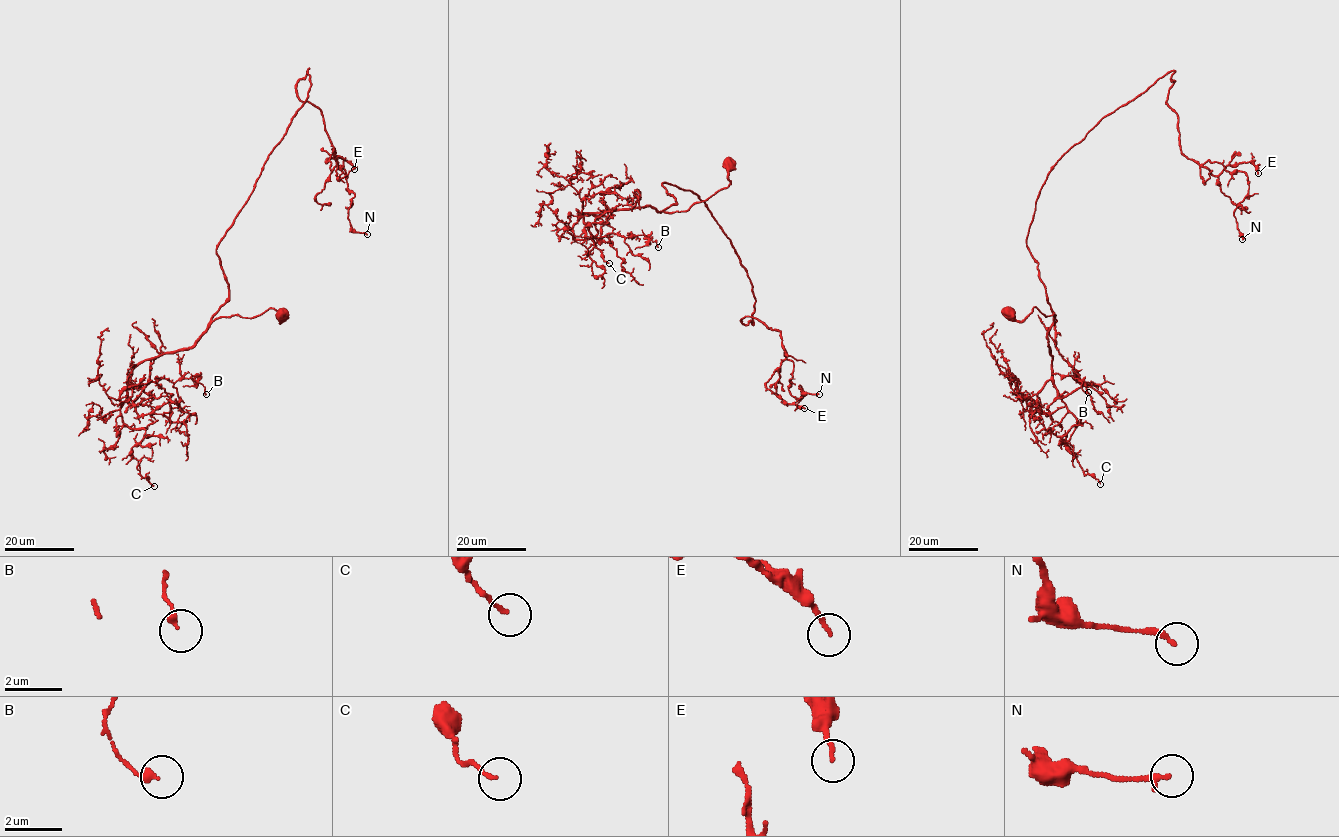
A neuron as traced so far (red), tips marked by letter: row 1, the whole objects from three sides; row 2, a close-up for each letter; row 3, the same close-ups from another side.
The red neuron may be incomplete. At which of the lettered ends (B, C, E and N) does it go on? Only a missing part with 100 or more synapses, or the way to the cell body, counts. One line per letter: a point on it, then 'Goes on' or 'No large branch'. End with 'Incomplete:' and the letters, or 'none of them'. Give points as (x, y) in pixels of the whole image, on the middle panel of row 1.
B: Place: (658, 247). No large branch
C: Place: (609, 263). No large branch
E: Place: (804, 408). No large branch
N: Place: (819, 394). No large branch
Incomplete: none of them

